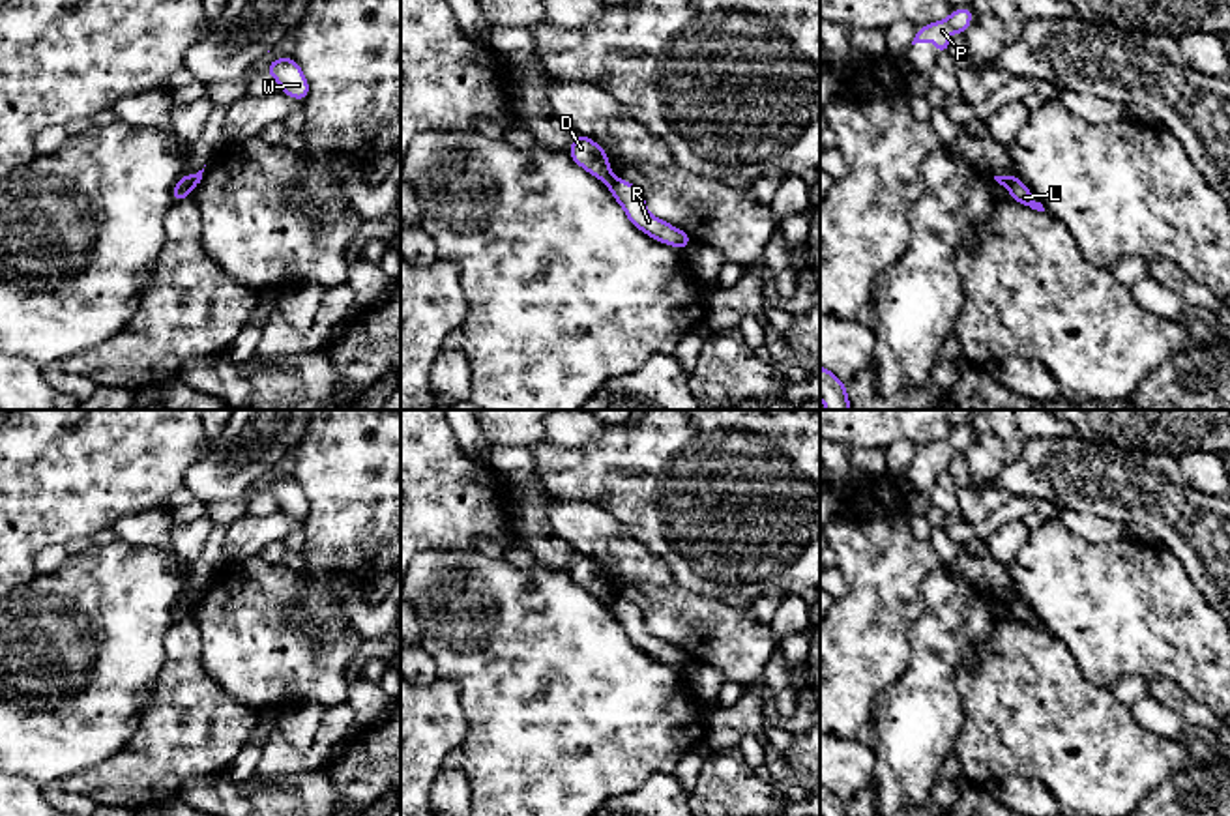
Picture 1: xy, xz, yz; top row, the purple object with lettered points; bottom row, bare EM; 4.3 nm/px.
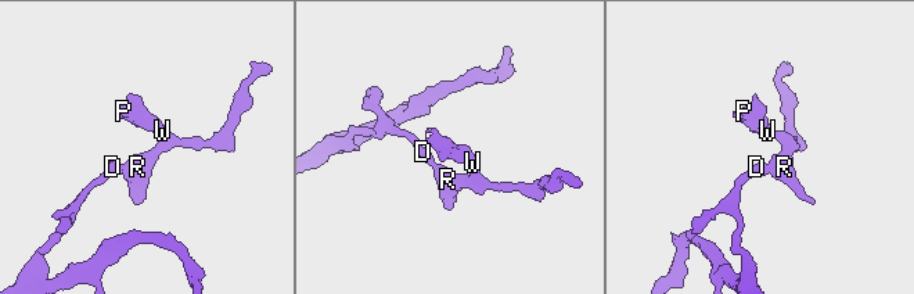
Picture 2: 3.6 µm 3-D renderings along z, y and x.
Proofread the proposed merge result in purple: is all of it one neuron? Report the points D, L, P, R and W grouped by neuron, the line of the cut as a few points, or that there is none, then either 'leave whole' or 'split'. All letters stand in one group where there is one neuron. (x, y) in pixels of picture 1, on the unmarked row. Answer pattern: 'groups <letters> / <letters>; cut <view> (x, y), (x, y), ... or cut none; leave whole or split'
groups D / L P R W; cut xz (611, 596), (607, 601); split

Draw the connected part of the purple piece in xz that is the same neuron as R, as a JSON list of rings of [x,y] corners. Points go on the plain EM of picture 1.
[[[610,597],[607,601],[607,606],[618,619],[618,623],[623,627],[627,638],[644,653],[678,668],[685,668],[693,661],[693,657],[689,657],[683,649],[653,636],[648,631],[644,614],[637,605],[620,597]]]

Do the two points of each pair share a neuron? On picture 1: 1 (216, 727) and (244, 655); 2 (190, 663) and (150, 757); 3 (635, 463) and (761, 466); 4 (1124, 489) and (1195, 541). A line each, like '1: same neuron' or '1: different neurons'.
1: different neurons
2: same neuron
3: same neuron
4: same neuron

